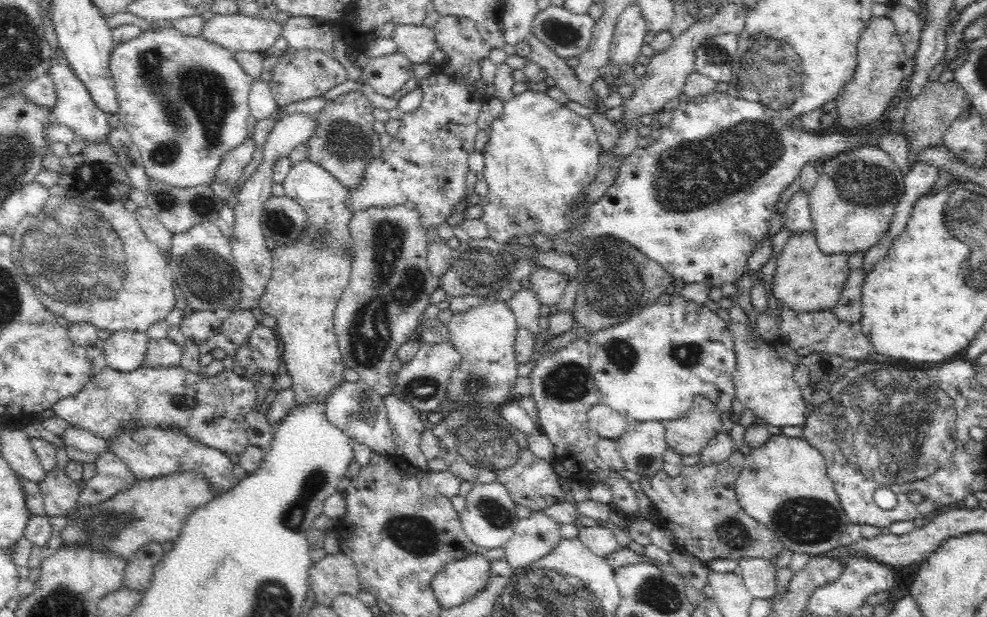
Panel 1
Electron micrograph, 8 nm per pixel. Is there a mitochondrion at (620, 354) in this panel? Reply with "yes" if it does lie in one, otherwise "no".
yes

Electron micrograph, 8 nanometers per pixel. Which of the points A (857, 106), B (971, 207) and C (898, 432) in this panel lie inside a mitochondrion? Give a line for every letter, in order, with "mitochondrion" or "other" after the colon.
A: mitochondrion
B: mitochondrion
C: mitochondrion

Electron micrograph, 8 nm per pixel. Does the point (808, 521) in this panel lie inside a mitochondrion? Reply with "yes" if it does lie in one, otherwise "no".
yes

